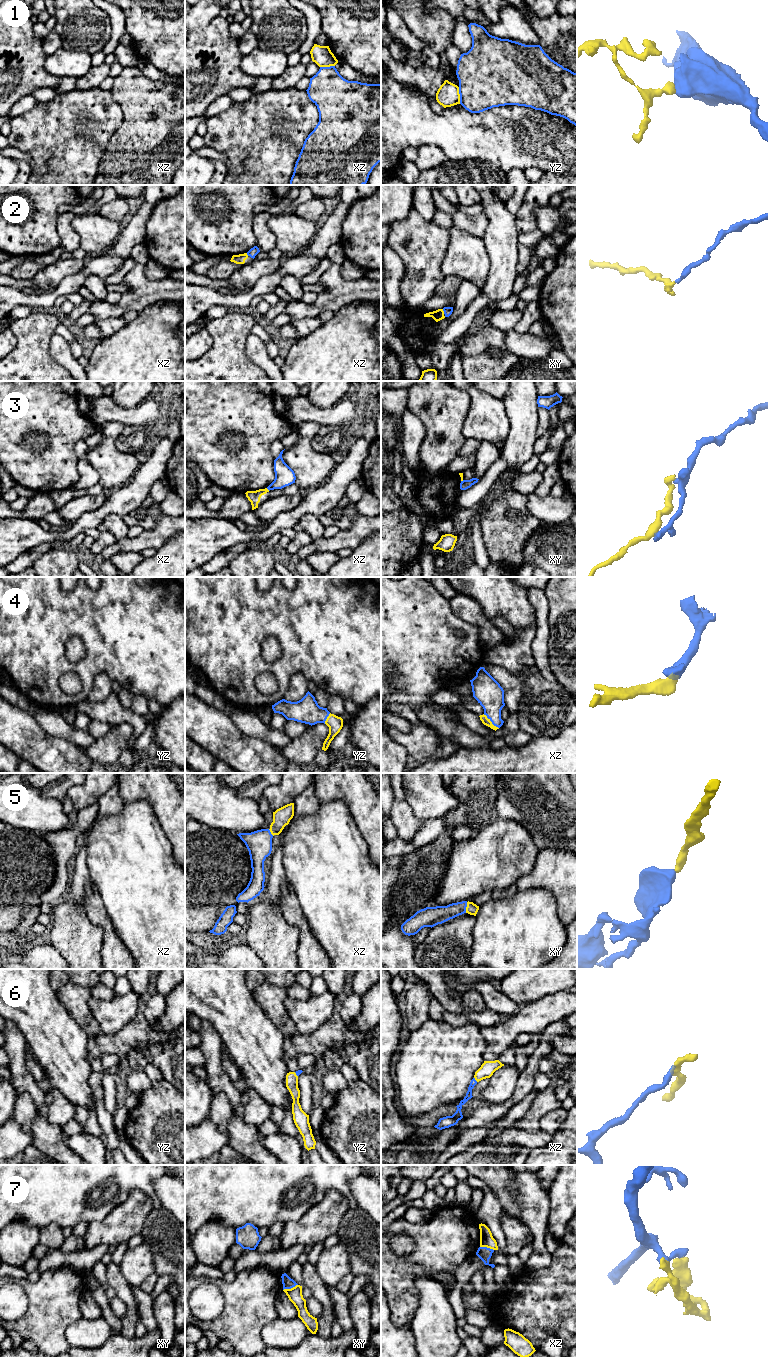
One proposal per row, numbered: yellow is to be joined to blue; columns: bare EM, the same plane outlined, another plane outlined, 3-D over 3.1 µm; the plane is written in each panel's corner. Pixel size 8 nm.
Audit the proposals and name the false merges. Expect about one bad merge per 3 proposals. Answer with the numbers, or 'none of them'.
1, 3, 7

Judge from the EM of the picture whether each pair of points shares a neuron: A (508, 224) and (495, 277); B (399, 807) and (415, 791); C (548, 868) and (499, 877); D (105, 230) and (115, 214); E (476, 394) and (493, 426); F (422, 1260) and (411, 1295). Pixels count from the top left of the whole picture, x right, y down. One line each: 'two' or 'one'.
A: one
B: two
C: two
D: two
E: one
F: one

